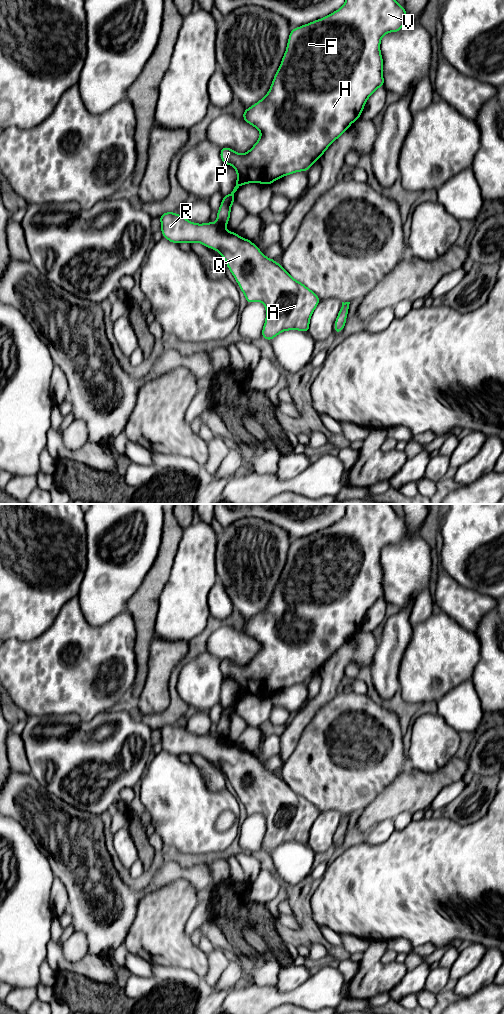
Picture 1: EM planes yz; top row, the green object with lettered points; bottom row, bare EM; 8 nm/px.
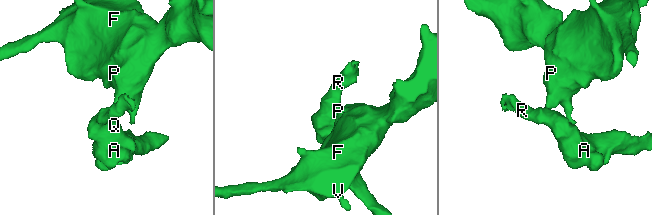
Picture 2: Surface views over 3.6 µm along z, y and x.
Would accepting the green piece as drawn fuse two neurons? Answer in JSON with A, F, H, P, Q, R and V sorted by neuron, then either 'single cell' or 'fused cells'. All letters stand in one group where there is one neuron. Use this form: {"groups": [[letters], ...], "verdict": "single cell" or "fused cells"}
{"groups": [["A", "Q", "R"], ["F", "H", "P", "V"]], "verdict": "fused cells"}

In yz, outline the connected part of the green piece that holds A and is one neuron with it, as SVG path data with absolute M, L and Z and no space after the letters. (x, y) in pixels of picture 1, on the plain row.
M175 724L163 725L159 730L162 748L170 754L175 756L200 754L223 768L228 781L244 805L247 816L260 813L266 819L266 833L262 842L263 851L270 853L286 842L309 845L310 829L320 814L319 809L304 796L293 791L274 771L264 768L249 751L243 751L237 745L228 744L223 737L217 735L192 735L185 728L180 728Z

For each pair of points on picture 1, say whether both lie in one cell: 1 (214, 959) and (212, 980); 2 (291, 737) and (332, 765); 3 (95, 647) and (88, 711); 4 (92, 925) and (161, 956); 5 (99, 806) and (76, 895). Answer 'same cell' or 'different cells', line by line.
1: same cell
2: different cells
3: same cell
4: different cells
5: different cells

